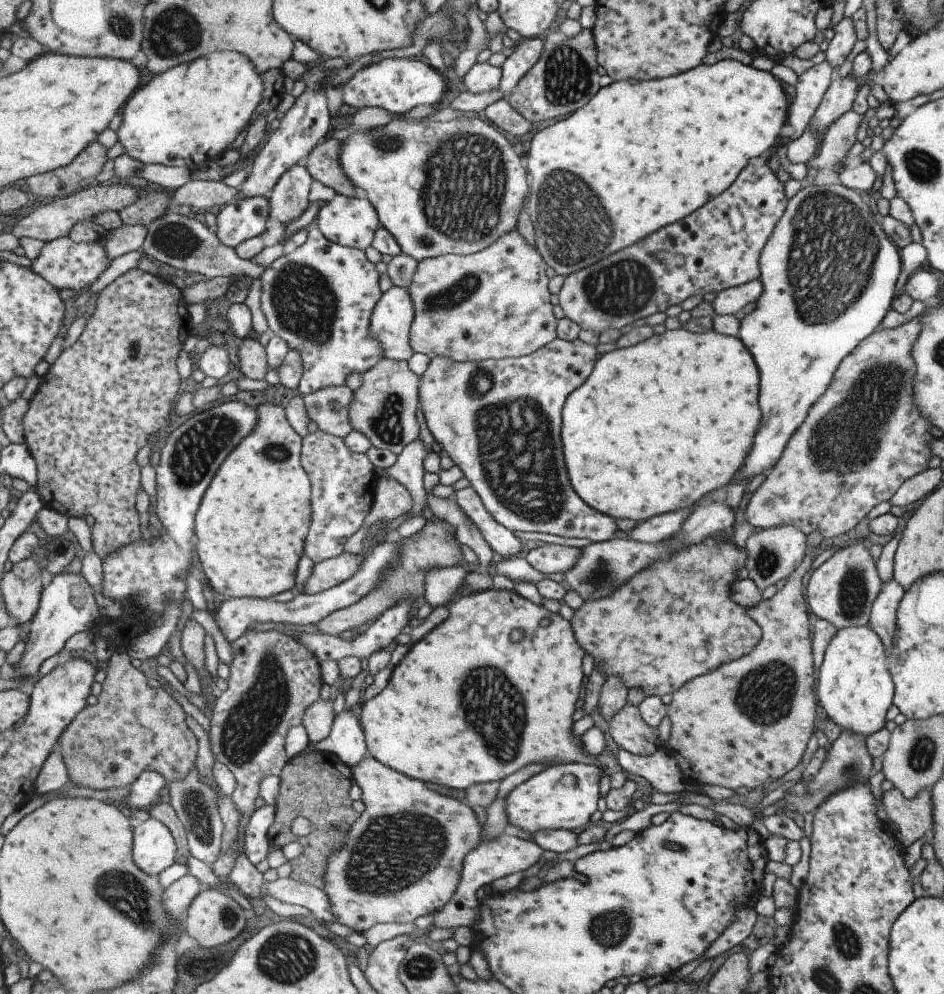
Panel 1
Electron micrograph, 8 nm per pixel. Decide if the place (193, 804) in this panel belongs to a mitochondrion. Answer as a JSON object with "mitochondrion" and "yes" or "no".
{"mitochondrion":"yes"}

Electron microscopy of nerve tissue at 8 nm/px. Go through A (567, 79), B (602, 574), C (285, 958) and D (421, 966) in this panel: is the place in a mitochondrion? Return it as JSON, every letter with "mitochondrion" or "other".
{"A":"mitochondrion","B":"mitochondrion","C":"mitochondrion","D":"mitochondrion"}

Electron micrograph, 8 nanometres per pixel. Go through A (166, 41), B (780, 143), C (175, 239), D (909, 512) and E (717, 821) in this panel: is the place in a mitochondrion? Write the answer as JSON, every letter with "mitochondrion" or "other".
{"A":"mitochondrion","B":"other","C":"mitochondrion","D":"other","E":"other"}

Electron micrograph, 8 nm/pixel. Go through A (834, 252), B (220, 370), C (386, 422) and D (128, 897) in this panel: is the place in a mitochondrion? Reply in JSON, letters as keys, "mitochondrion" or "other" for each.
{"A":"mitochondrion","B":"other","C":"mitochondrion","D":"mitochondrion"}

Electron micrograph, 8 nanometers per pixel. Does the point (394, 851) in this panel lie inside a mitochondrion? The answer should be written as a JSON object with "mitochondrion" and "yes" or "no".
{"mitochondrion":"yes"}

